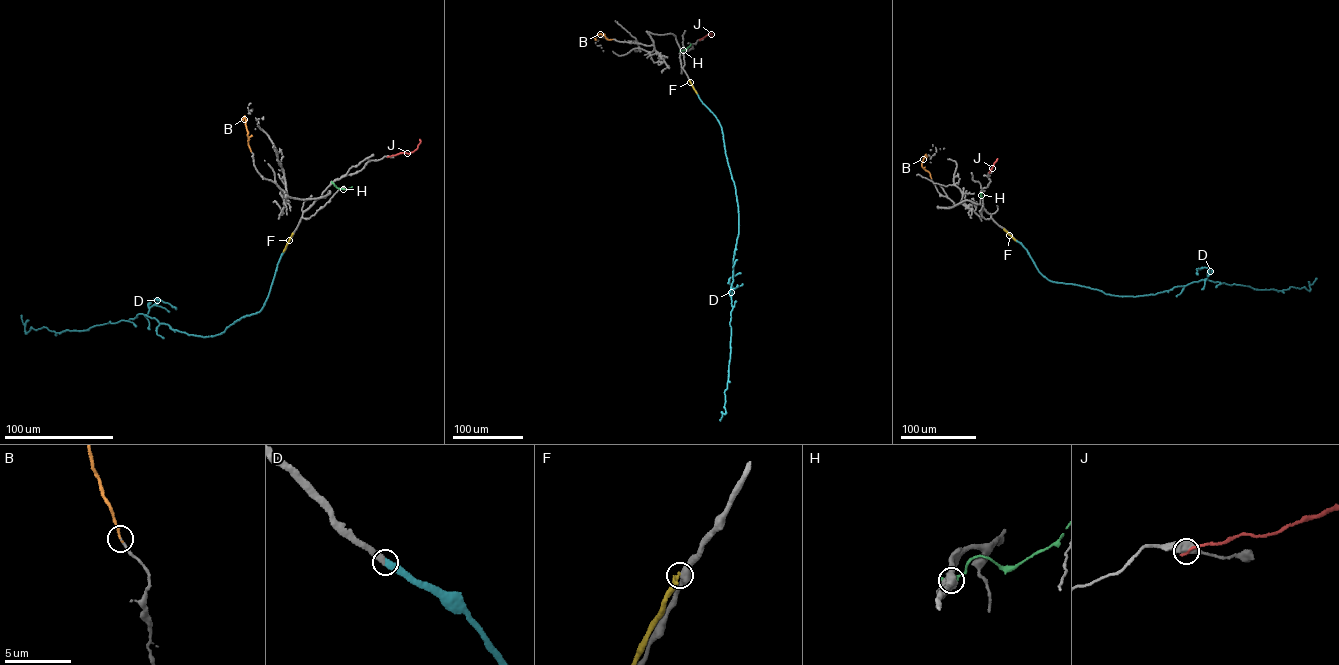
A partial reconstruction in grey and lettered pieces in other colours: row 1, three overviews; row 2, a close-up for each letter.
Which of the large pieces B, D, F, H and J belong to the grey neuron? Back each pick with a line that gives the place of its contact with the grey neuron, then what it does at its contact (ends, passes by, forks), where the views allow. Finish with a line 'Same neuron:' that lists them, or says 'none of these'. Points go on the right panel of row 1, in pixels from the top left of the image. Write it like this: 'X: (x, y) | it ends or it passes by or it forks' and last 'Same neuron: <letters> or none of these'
B: (931, 178) | it ends
D: (1016, 240) | it ends
Same neuron: B, D

